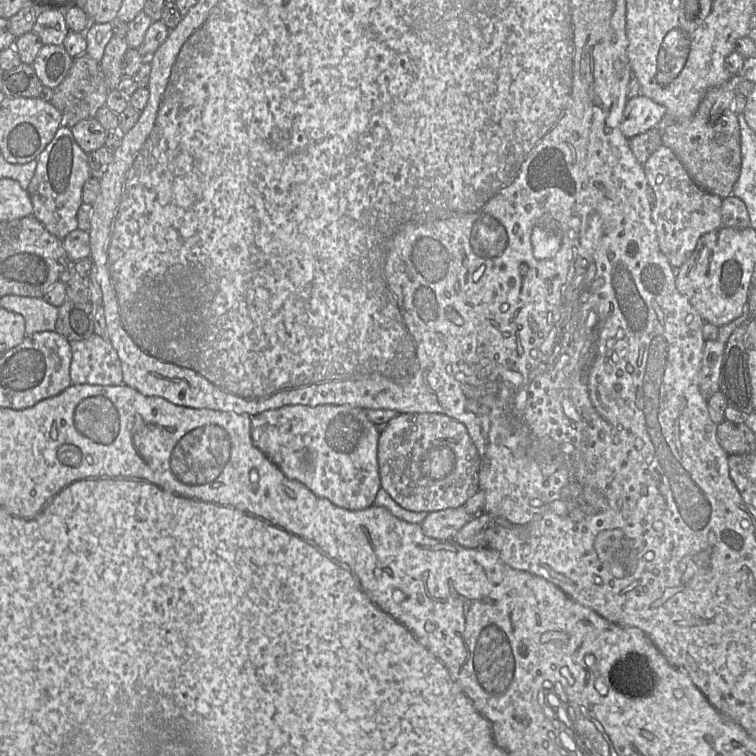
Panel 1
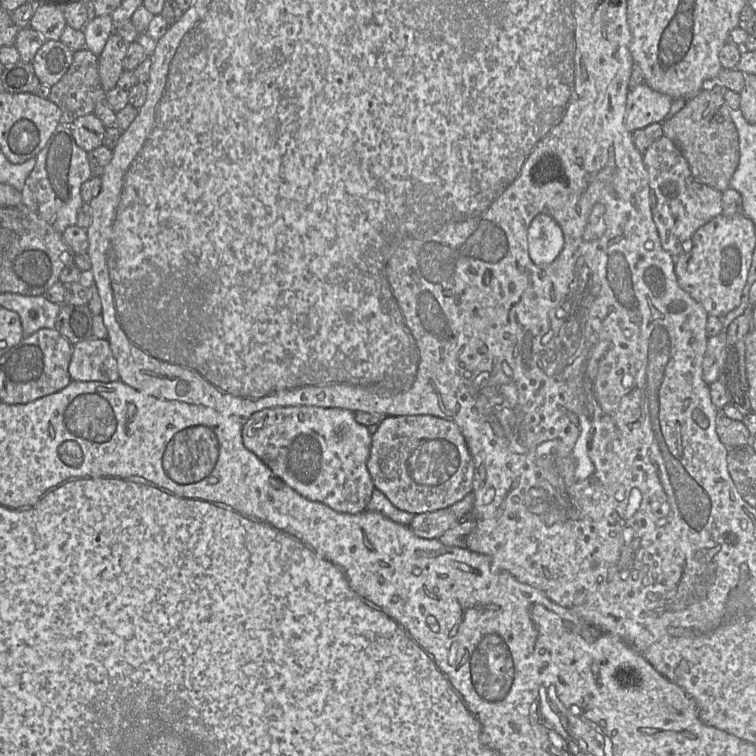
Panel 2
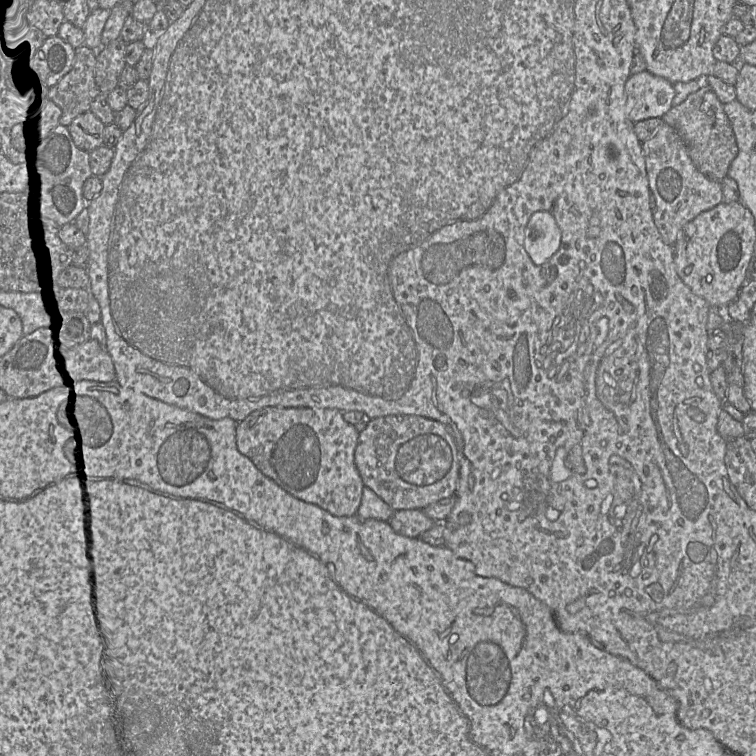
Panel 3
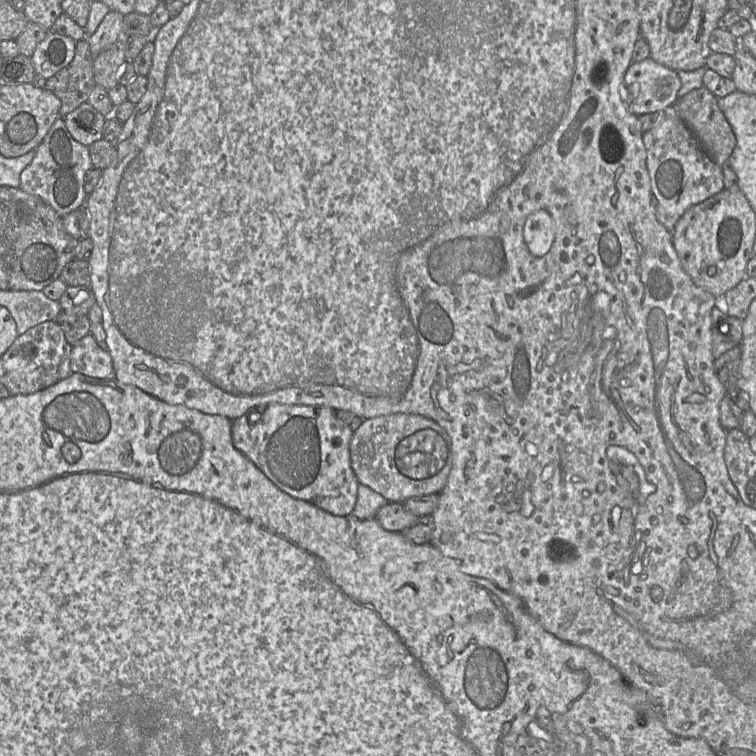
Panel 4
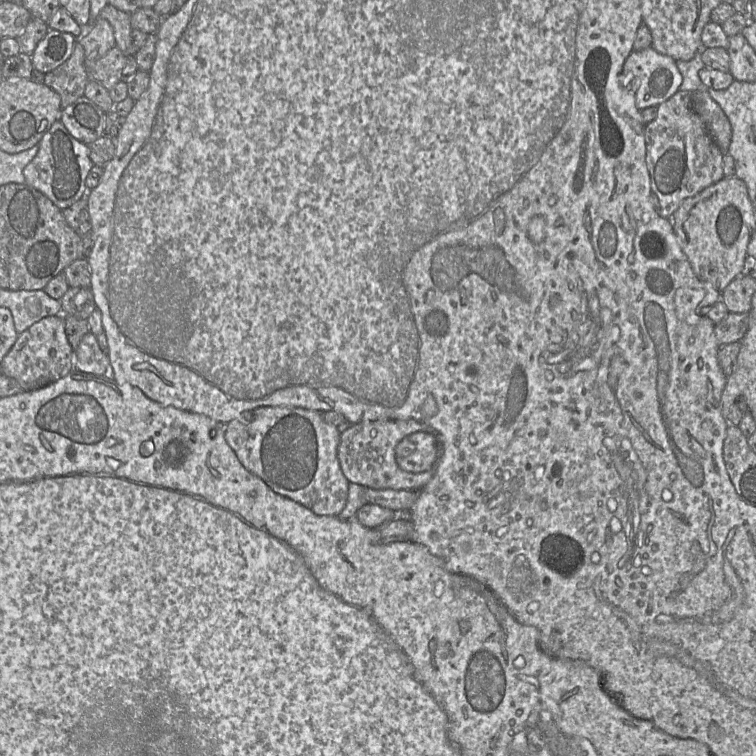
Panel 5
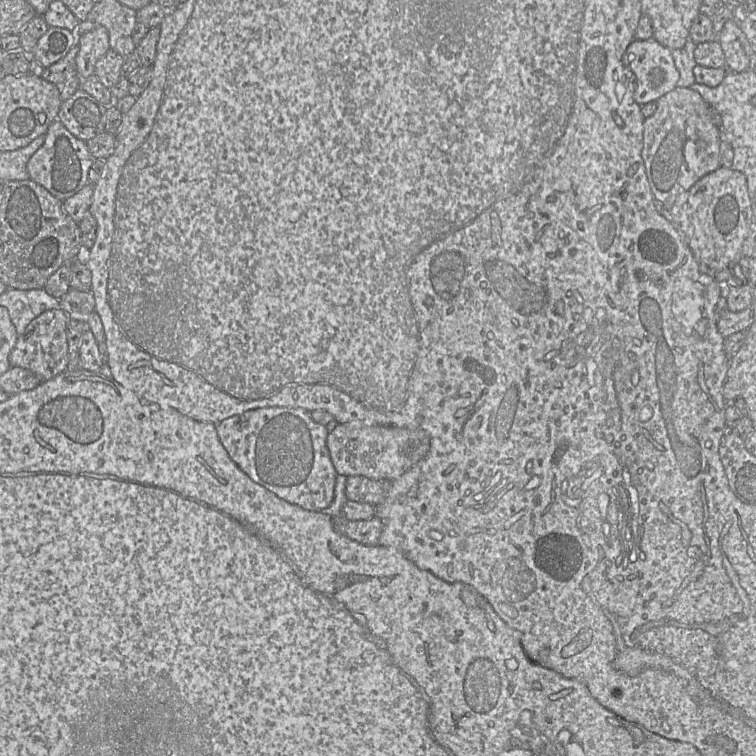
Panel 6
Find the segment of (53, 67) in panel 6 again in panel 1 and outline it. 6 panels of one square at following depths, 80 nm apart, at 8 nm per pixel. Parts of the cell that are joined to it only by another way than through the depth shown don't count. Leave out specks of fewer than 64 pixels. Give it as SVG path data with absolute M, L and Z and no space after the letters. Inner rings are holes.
M84 53L73 58L72 65L64 80L53 89L51 103L62 114L61 126L72 128L78 122L95 118L98 110L106 105L109 88L106 84L100 63Z

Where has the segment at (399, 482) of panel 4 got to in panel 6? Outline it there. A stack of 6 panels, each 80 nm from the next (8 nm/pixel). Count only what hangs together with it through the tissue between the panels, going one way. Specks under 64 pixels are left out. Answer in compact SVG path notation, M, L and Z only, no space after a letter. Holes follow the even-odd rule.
M359 423L338 425L327 437L327 448L337 474L347 477L364 476L385 483L417 465L421 467L430 451L430 445L430 434L427 432Z

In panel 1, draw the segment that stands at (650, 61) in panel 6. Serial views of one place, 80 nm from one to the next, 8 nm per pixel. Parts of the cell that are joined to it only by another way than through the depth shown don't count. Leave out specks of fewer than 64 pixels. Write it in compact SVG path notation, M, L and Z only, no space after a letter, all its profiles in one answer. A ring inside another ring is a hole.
M644 95L630 98L624 109L621 131L626 138L631 139L656 127L666 112L664 106Z

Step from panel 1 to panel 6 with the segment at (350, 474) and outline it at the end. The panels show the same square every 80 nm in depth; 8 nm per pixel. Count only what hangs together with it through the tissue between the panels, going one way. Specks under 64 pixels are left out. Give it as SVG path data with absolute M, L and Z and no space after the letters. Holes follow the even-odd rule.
M265 407L218 423L218 437L230 458L254 482L278 498L321 512L334 499L337 472L327 448L329 431L301 408Z

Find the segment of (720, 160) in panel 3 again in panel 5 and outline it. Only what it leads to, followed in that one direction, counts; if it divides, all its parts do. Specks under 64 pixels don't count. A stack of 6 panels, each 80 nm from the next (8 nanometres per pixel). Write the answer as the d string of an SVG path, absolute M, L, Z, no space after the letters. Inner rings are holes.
M707 90L691 92L691 103L721 152L728 153L732 140L732 128L721 107L713 100Z

